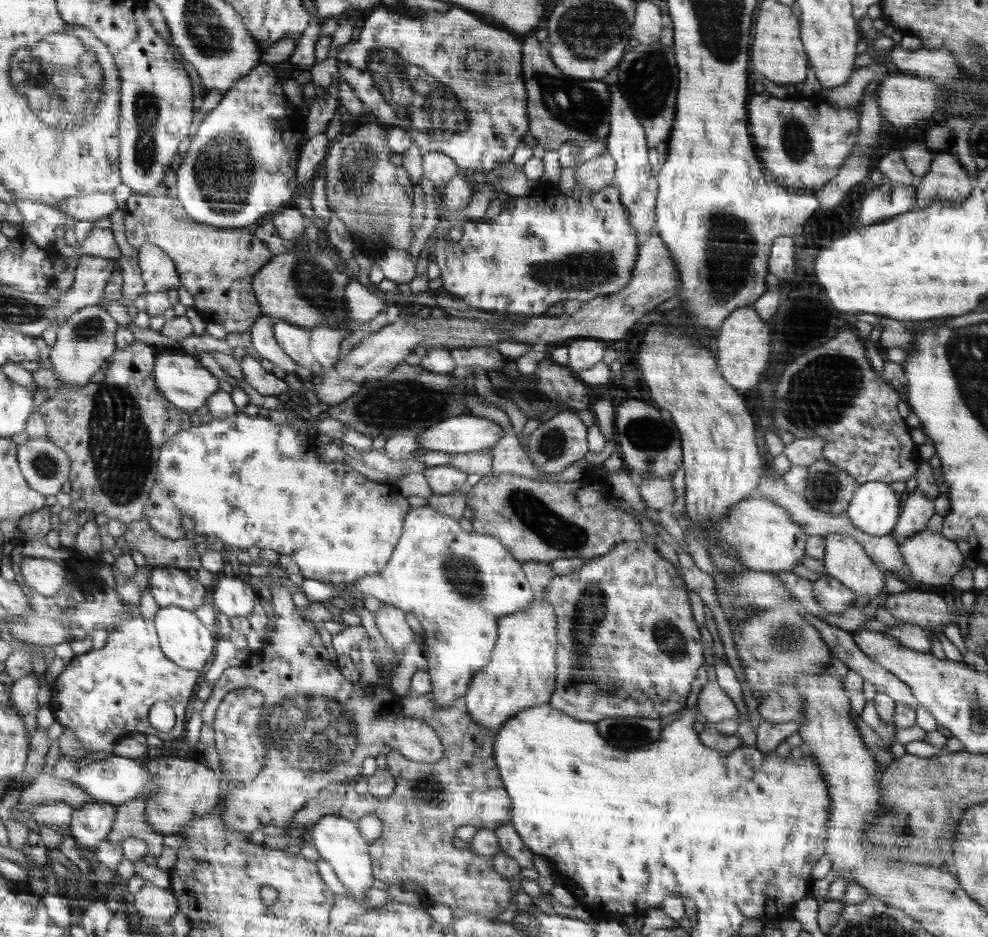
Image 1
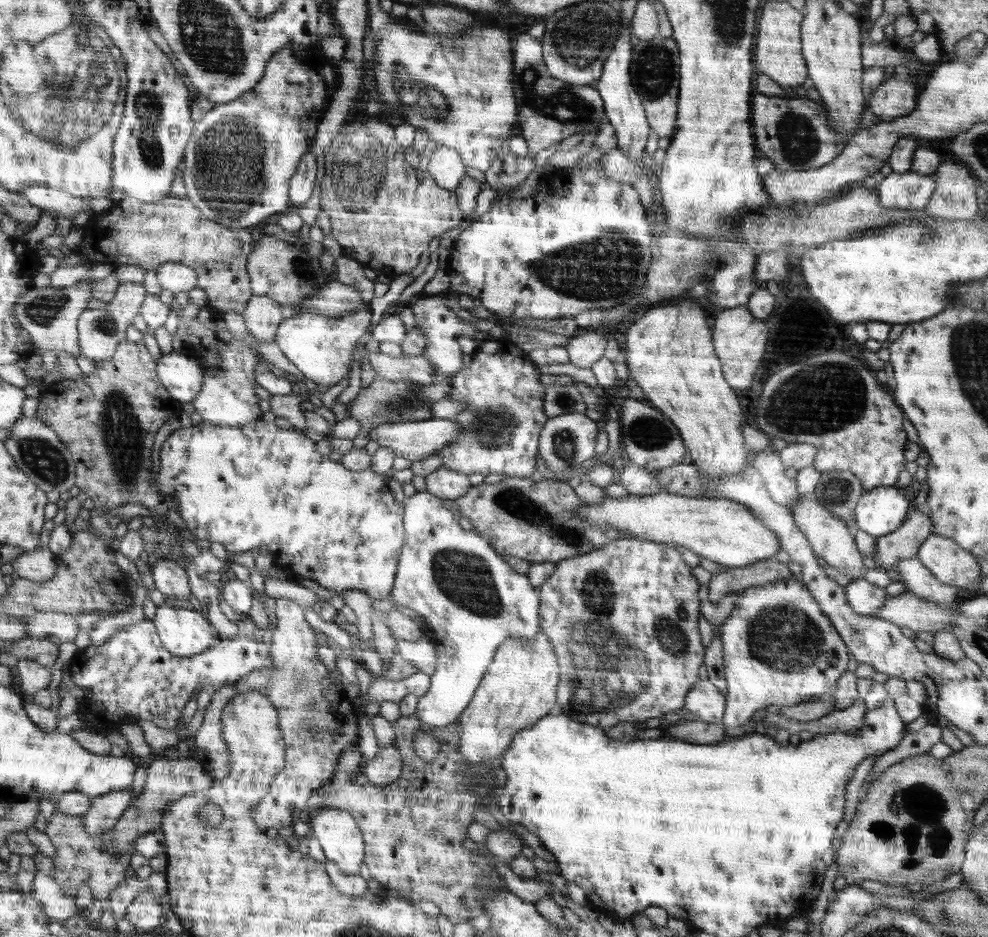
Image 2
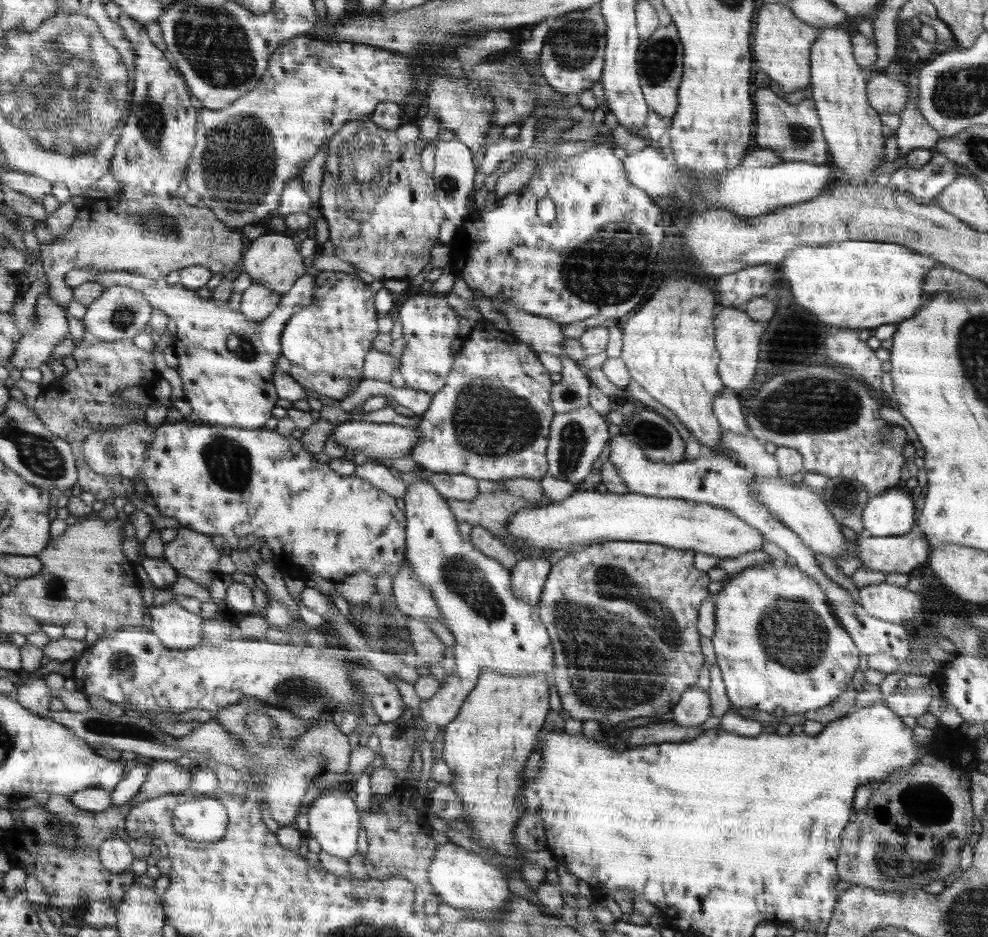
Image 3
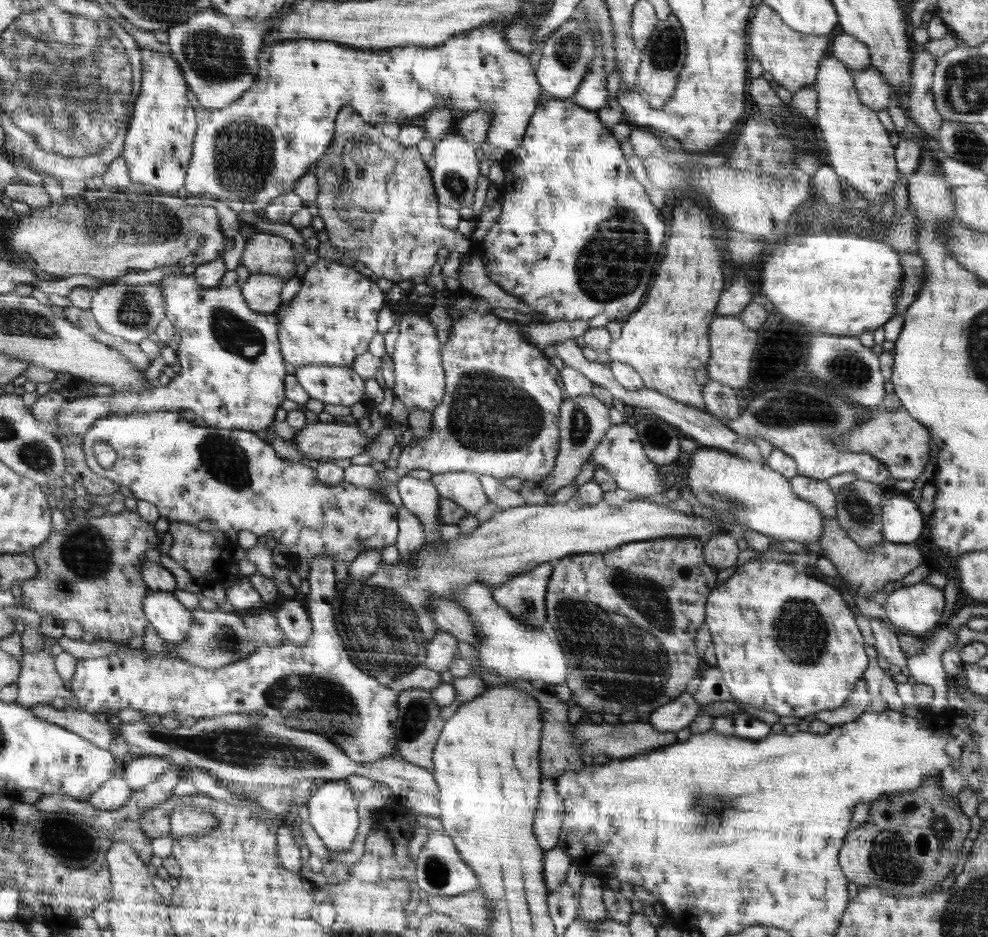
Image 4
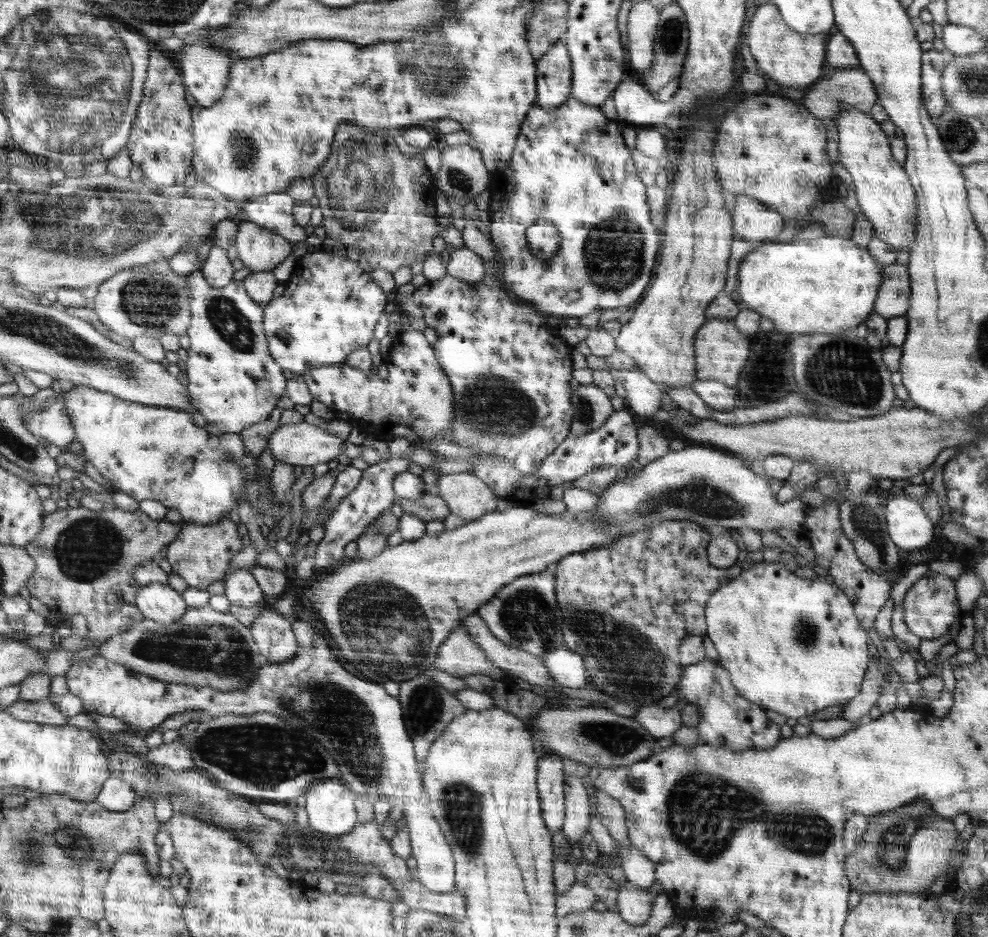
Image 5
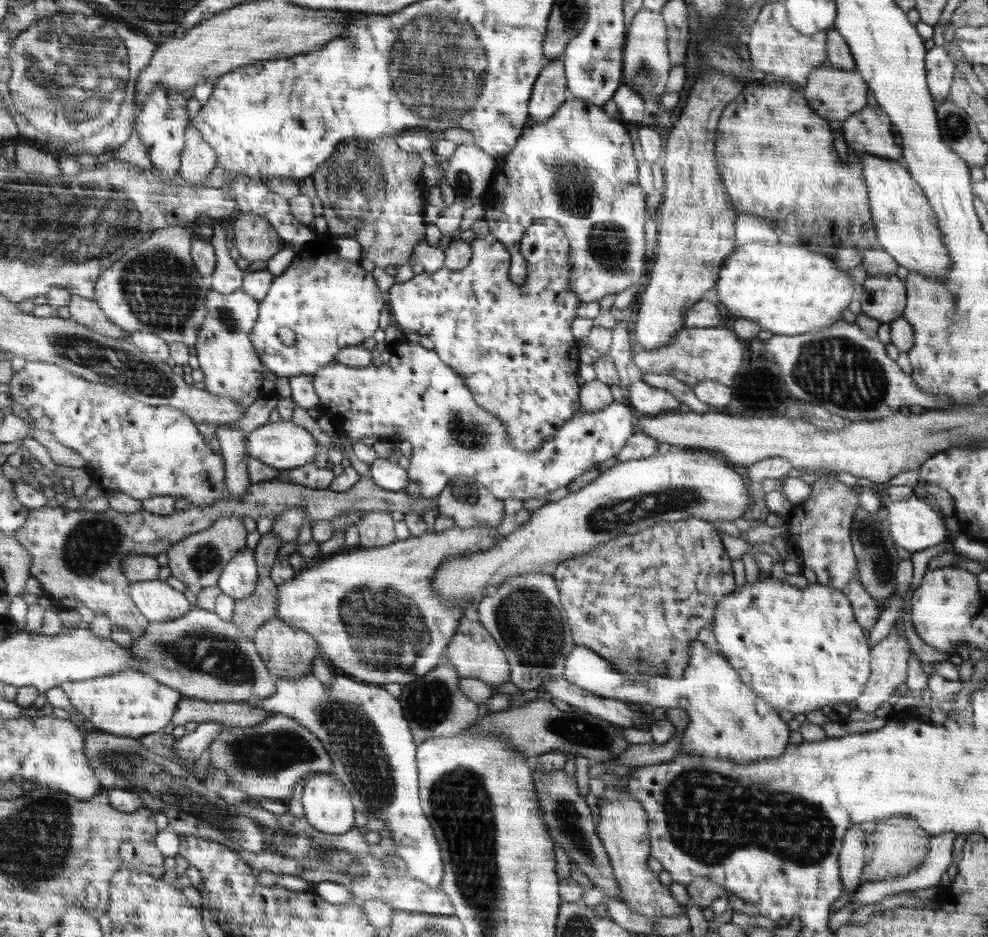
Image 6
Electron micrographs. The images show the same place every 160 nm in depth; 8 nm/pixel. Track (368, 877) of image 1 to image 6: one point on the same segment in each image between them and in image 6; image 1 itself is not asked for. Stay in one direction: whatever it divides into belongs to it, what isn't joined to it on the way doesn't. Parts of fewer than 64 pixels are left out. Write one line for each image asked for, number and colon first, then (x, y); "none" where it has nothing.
2: (338, 832)
3: (333, 819)
4: (331, 805)
5: (330, 803)
6: (327, 806)

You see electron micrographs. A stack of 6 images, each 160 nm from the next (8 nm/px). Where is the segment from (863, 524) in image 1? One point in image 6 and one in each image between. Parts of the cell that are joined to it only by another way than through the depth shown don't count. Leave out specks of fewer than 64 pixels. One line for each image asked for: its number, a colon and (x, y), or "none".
2: (882, 510)
3: (890, 513)
4: (902, 522)
5: (909, 527)
6: (914, 524)

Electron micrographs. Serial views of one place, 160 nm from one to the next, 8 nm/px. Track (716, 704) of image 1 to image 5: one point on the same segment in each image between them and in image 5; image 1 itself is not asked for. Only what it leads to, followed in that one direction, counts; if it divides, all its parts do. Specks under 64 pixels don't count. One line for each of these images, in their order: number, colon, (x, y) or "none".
2: (704, 701)
3: (695, 707)
4: (675, 716)
5: (660, 722)

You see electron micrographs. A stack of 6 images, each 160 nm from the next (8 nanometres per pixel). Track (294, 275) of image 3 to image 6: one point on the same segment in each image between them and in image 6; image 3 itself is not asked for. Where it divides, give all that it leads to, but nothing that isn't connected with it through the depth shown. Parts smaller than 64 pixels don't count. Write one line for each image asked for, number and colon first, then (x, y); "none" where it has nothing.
4: (268, 254)
5: (258, 248)
6: (256, 240)

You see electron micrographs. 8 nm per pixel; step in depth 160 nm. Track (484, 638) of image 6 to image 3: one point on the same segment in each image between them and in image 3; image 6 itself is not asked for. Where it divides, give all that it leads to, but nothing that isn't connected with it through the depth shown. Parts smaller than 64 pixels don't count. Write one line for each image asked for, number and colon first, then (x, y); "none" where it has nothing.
3: (428, 647)
4: (442, 650)
5: (459, 655)

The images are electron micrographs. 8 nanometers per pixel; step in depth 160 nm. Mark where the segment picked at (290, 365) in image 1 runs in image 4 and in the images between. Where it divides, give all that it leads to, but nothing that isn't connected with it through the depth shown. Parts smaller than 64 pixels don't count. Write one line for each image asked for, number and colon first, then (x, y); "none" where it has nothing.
2: (262, 316)
3: (257, 302)
4: (262, 292)

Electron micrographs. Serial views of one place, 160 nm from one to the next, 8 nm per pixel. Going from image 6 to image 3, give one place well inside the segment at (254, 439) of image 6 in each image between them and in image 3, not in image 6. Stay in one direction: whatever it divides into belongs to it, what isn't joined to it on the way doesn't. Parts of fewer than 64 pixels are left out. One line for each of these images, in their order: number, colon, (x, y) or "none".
3: (376, 440)
4: (320, 440)
5: (303, 444)

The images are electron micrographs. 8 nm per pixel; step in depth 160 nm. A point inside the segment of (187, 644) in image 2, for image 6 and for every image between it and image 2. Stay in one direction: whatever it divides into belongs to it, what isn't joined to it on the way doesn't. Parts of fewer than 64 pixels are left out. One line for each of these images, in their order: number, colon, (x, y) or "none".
3: (177, 628)
4: (171, 619)
5: (158, 601)
6: (158, 602)

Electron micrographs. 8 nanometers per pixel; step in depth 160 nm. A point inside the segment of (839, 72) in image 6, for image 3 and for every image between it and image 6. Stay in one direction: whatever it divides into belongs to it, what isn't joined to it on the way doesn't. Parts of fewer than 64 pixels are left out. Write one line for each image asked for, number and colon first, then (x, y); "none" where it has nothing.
3: (885, 95)
4: (874, 91)
5: (854, 87)

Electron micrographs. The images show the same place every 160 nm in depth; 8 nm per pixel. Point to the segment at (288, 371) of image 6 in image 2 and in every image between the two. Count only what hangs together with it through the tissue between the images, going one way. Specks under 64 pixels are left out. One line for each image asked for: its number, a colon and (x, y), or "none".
2: (320, 347)
3: (332, 334)
4: (330, 321)
5: (330, 307)

